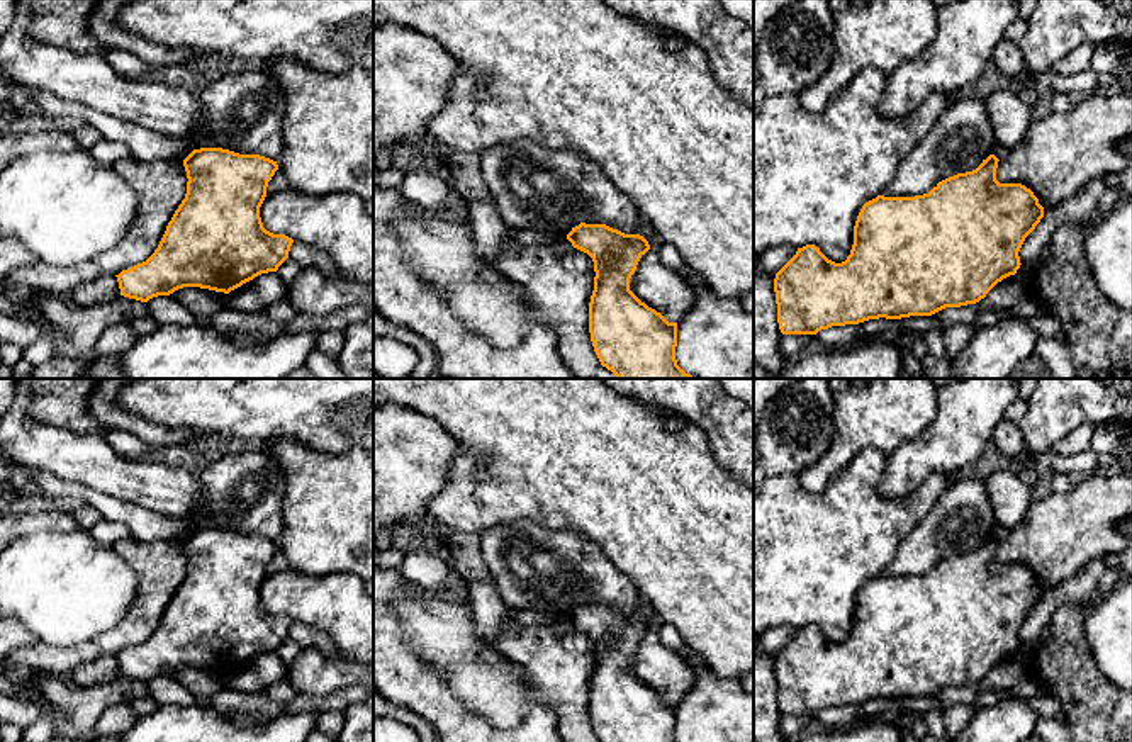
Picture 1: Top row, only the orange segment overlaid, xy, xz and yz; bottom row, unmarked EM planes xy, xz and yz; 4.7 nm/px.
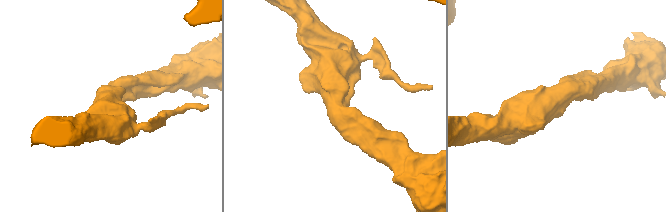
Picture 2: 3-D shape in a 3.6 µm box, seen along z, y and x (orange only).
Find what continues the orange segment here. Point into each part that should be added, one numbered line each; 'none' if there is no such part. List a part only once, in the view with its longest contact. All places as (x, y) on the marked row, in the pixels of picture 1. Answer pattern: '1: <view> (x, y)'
none

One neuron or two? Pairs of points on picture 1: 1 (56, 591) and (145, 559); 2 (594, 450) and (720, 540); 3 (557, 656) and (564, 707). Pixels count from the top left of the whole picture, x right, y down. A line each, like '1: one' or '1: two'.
1: two
2: one
3: one

